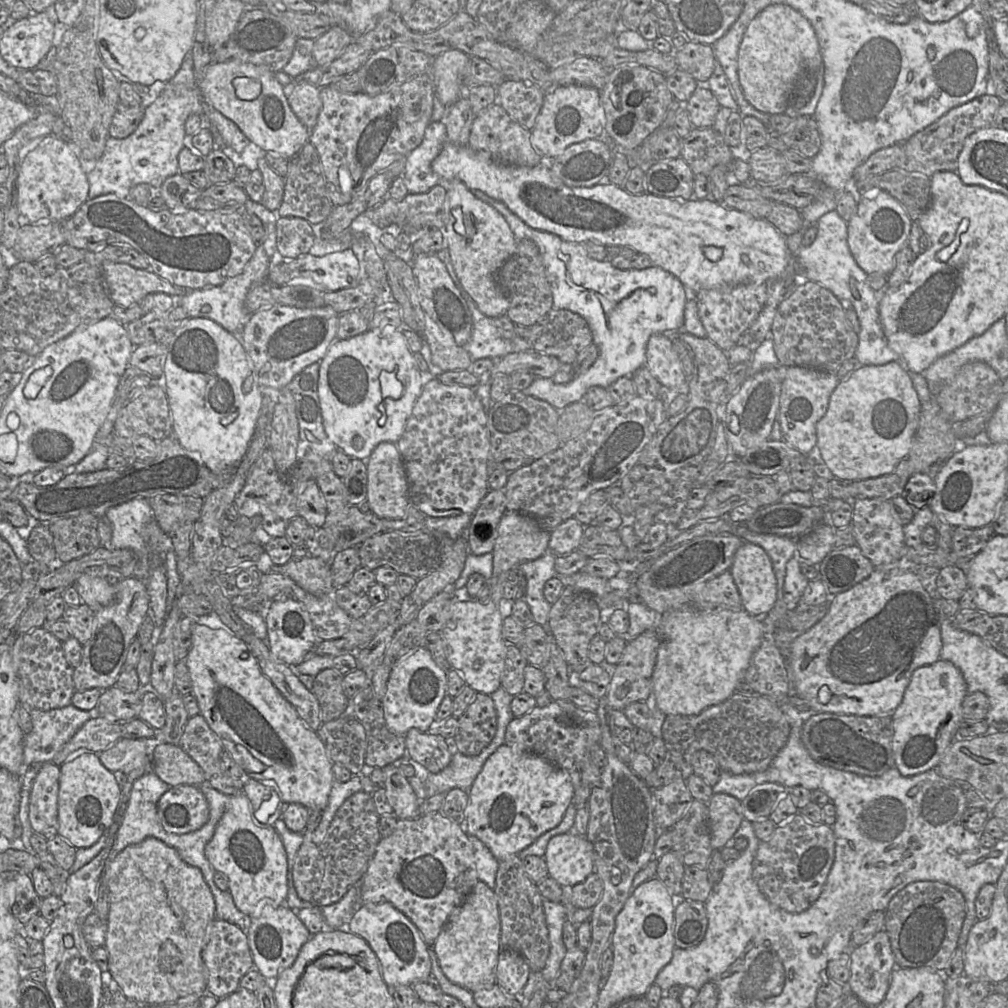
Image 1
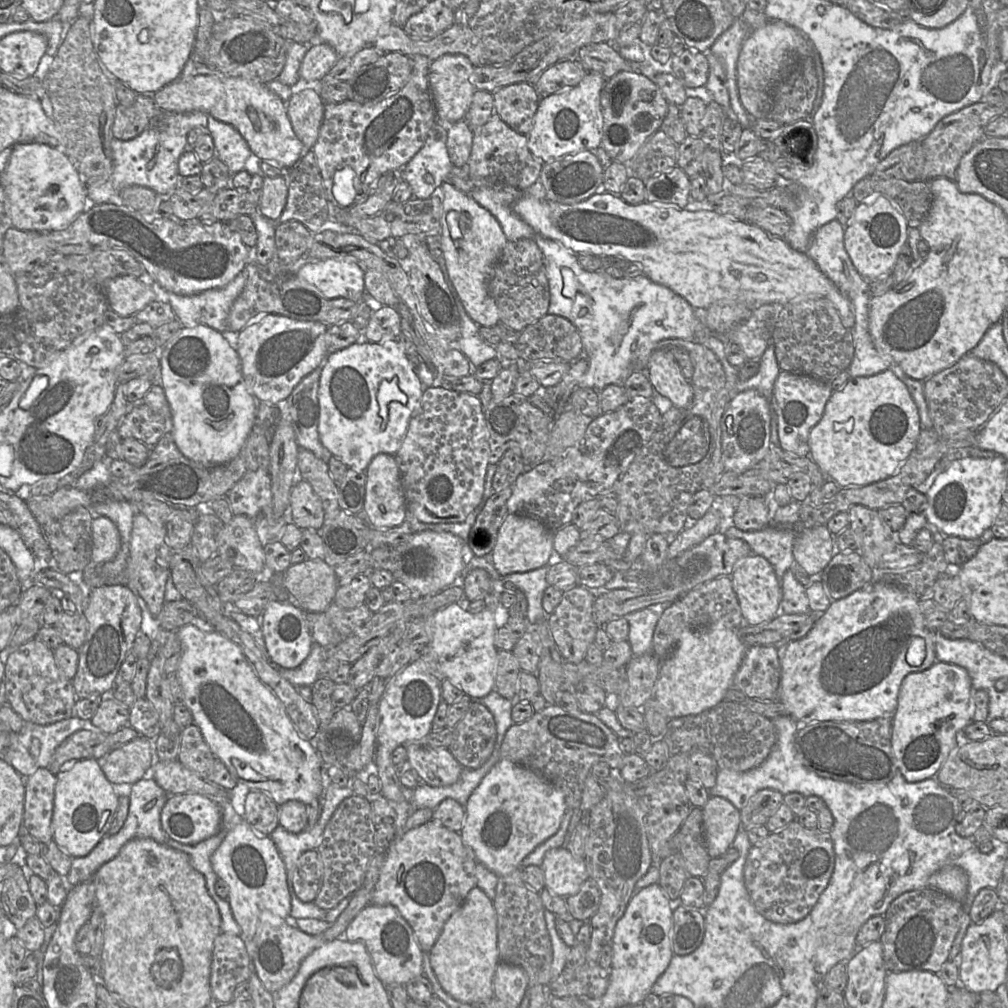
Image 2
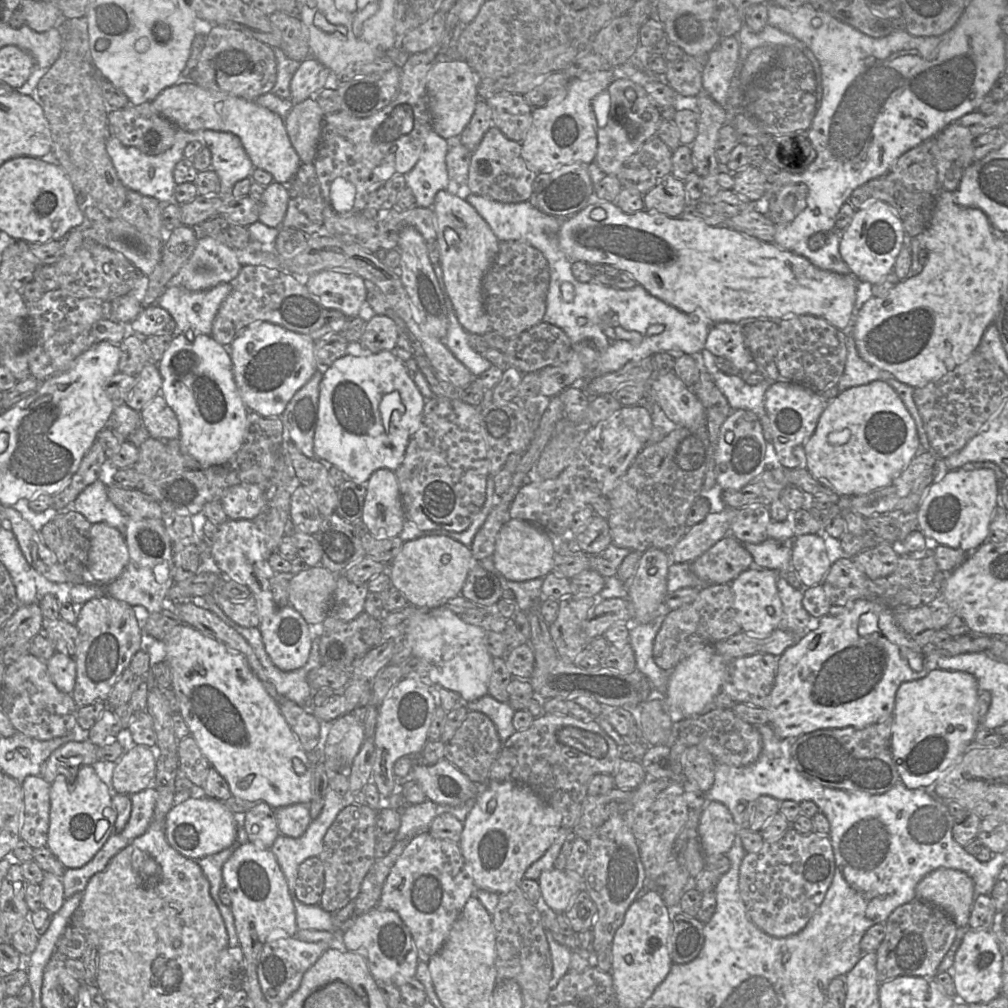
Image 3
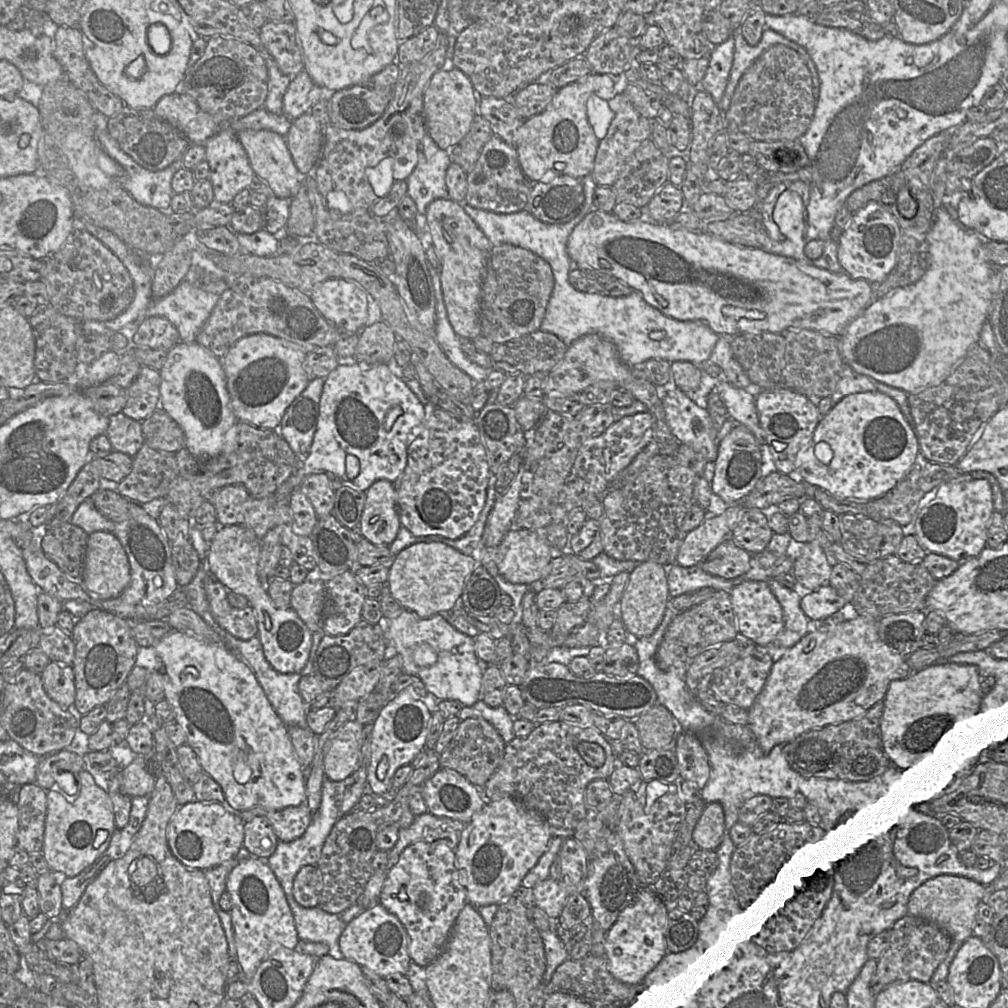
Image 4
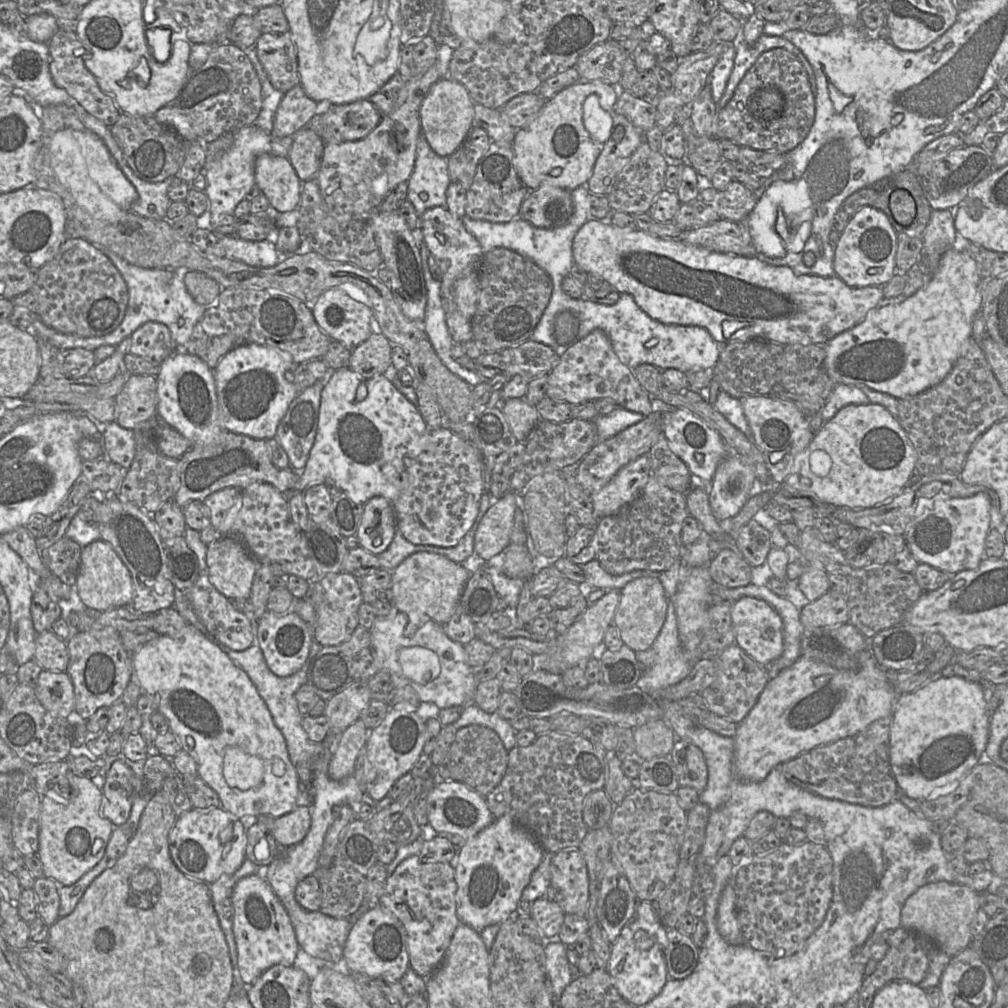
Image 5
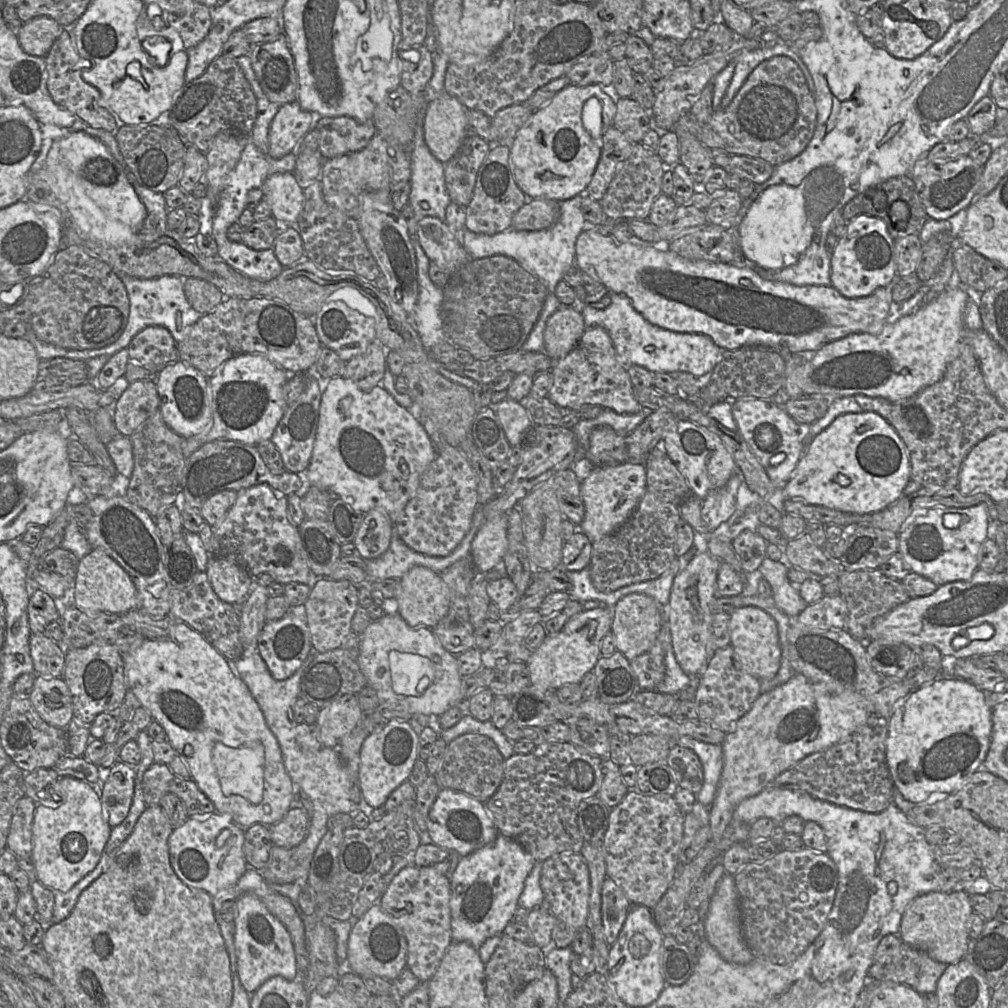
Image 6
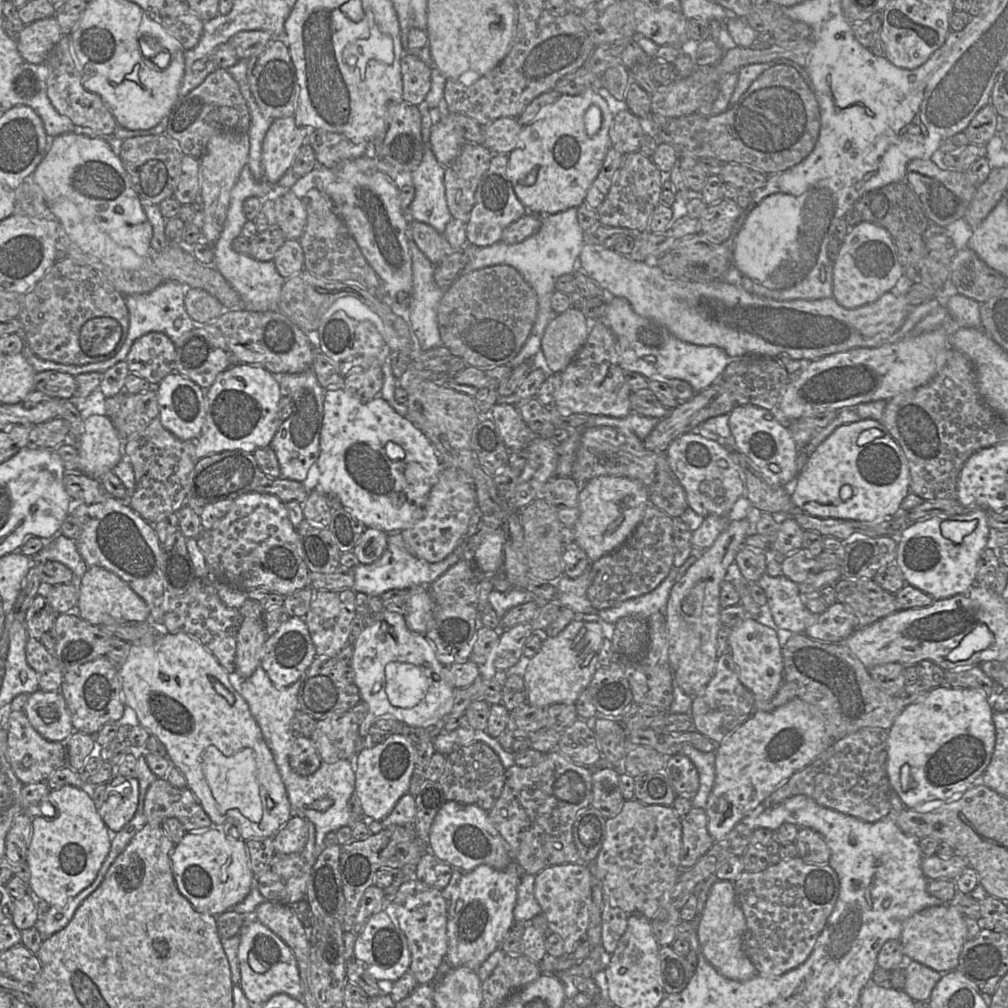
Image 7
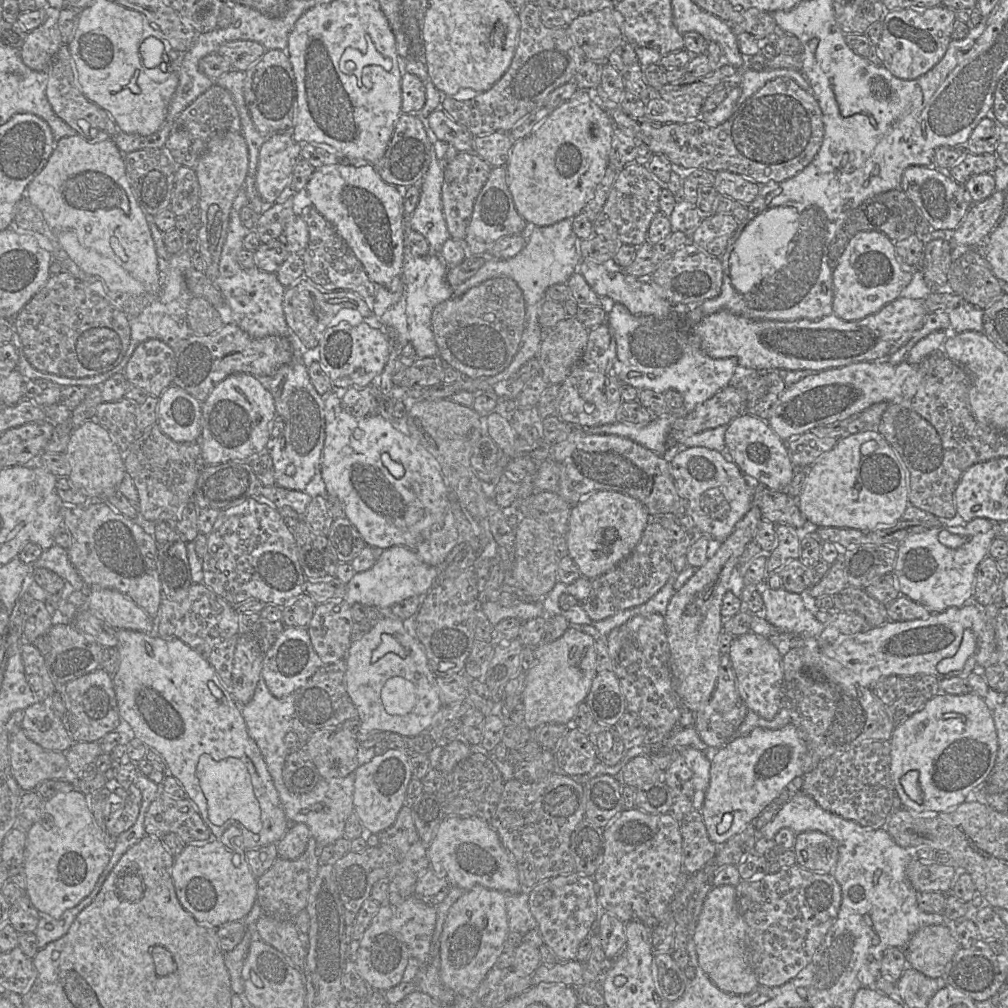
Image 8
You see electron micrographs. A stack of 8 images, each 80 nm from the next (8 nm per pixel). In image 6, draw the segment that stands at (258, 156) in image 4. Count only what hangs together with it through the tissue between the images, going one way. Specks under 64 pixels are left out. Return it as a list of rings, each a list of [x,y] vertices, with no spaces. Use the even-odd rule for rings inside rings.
[[[275,173],[261,187],[263,199],[281,227],[295,226],[303,210],[304,195],[294,173]]]

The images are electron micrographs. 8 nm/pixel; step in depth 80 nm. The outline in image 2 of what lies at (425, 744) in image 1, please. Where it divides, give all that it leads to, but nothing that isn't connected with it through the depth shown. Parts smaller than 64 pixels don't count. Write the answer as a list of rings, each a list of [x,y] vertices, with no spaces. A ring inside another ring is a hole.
[[[418,743],[406,746],[407,759],[423,781],[433,787],[449,786],[458,781],[463,767],[447,747],[428,747]]]

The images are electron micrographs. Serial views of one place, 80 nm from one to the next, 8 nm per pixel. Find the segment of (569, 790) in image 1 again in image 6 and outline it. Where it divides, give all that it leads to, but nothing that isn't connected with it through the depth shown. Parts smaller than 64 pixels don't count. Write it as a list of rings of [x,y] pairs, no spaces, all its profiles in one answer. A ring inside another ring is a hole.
[[[499,834],[495,841],[469,855],[461,857],[451,879],[452,940],[468,942],[476,949],[479,949],[488,938],[503,934],[507,925],[514,920],[525,880],[535,863],[534,858],[519,843],[502,834]]]

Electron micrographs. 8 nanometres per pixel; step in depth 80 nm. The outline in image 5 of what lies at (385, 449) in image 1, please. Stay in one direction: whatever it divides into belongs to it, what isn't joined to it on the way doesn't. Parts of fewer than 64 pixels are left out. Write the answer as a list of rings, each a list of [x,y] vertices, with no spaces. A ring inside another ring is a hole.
[[[374,496],[364,504],[362,520],[357,531],[359,545],[374,555],[387,550],[396,531],[393,503]]]

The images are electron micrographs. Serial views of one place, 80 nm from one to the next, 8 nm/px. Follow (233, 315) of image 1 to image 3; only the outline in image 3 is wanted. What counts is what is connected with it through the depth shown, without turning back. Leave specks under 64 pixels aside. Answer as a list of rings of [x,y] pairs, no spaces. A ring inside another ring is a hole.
[[[222,283],[202,291],[167,287],[156,304],[172,316],[177,333],[210,335],[213,320],[231,289],[231,283]]]

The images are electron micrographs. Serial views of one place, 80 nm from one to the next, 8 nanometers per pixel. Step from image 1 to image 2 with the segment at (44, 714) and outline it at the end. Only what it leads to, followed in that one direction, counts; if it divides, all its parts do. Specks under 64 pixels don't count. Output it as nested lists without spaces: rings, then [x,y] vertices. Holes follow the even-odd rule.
[[[73,716],[48,725],[25,722],[19,732],[10,733],[8,747],[2,751],[3,759],[22,777],[28,777],[39,768],[47,768],[56,748],[72,734],[82,729],[94,729],[92,720]]]

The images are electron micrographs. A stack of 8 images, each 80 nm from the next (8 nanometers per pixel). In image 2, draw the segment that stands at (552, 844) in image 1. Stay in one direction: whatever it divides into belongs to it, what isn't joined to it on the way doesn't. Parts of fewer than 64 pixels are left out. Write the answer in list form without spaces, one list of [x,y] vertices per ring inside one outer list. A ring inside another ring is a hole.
[[[563,846],[548,850],[541,868],[544,871],[545,887],[563,898],[576,894],[589,878],[585,859],[576,858]]]

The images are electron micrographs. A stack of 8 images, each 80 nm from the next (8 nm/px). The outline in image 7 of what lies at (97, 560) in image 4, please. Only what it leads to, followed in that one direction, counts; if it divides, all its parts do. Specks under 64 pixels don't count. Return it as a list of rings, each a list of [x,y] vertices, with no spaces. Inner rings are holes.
[[[89,567],[81,578],[76,608],[78,615],[93,625],[133,626],[150,622],[146,603],[117,575],[101,567]]]

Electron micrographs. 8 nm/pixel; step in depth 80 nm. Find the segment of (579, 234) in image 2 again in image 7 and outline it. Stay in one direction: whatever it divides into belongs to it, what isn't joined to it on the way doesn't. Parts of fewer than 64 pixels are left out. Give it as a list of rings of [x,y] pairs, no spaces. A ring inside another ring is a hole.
[[[584,244],[579,255],[578,263],[580,265],[580,270],[582,270],[588,277],[590,277],[594,282],[596,282],[604,292],[610,293],[614,297],[625,298],[632,309],[638,315],[645,317],[647,319],[653,320],[656,323],[665,327],[671,334],[676,336],[682,341],[703,346],[715,346],[722,349],[731,358],[741,357],[744,355],[762,355],[767,357],[777,358],[780,354],[787,354],[794,360],[806,359],[809,361],[815,361],[821,359],[825,356],[832,355],[839,352],[846,352],[848,350],[860,347],[878,347],[886,343],[891,343],[891,338],[893,335],[901,328],[904,323],[905,318],[910,312],[910,305],[905,297],[905,295],[895,294],[892,291],[882,295],[874,303],[855,308],[846,309],[840,306],[833,297],[819,300],[778,300],[771,297],[759,296],[750,293],[742,288],[736,287],[724,280],[712,281],[712,282],[692,282],[692,281],[682,281],[677,279],[667,278],[661,269],[657,265],[649,265],[643,261],[632,260],[628,256],[621,255],[617,253],[614,249],[607,249],[600,245],[595,244]]]

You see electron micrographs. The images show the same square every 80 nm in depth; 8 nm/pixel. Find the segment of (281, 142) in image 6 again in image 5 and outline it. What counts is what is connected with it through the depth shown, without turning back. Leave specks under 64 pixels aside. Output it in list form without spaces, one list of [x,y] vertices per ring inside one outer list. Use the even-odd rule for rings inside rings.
[[[299,83],[284,94],[271,133],[277,138],[293,136],[306,127],[316,113],[325,112],[330,105],[327,101],[317,103],[309,98]]]

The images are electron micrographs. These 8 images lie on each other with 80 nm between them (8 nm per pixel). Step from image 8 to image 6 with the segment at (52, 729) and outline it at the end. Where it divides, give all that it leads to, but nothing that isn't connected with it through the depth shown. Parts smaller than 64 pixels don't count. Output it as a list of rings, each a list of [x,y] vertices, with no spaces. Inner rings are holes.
[[[36,677],[29,696],[40,717],[48,724],[66,729],[73,718],[72,696],[63,677]]]

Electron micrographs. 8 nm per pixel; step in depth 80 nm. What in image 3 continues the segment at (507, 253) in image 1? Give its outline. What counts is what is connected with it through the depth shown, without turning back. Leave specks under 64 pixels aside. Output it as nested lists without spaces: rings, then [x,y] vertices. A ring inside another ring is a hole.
[[[441,190],[436,193],[431,206],[436,215],[436,240],[446,291],[459,323],[470,334],[485,335],[492,331],[492,326],[483,303],[482,284],[498,253],[500,241],[487,222],[463,197],[463,192]]]

